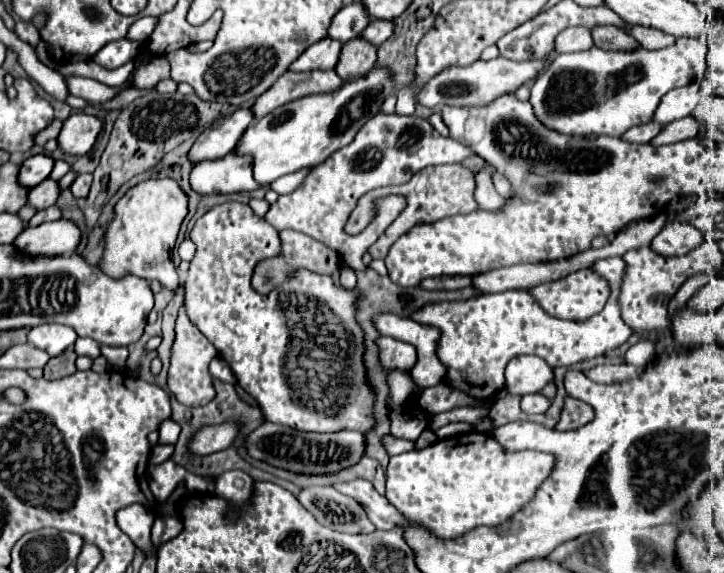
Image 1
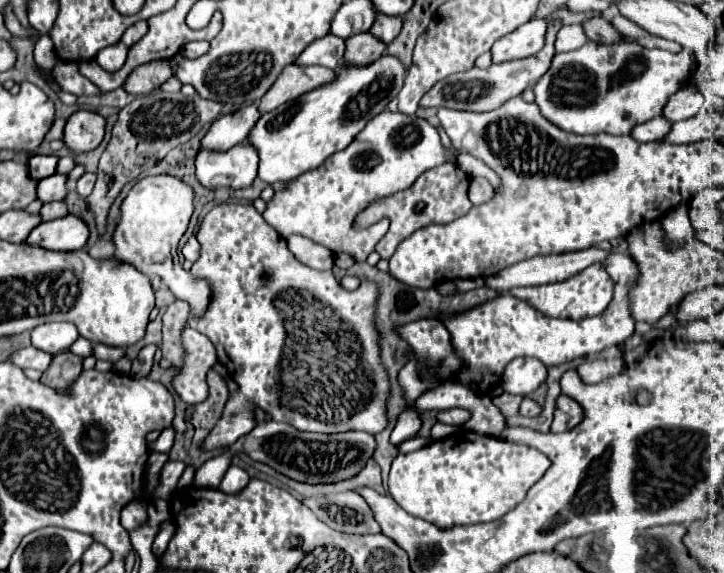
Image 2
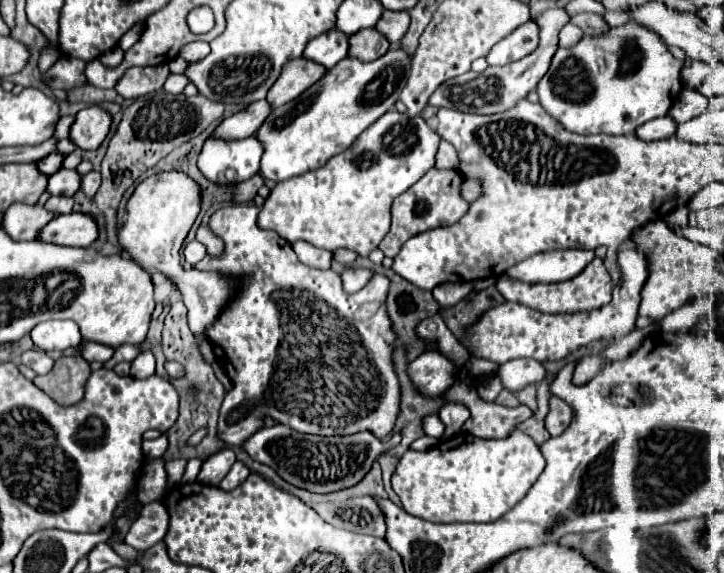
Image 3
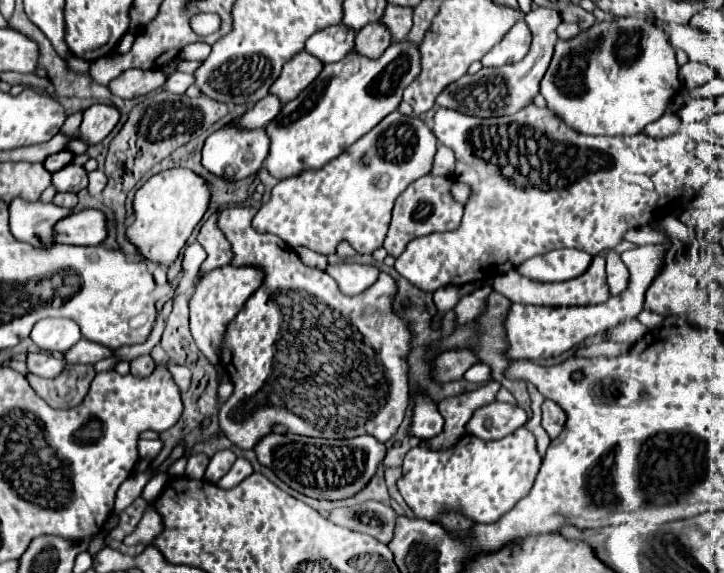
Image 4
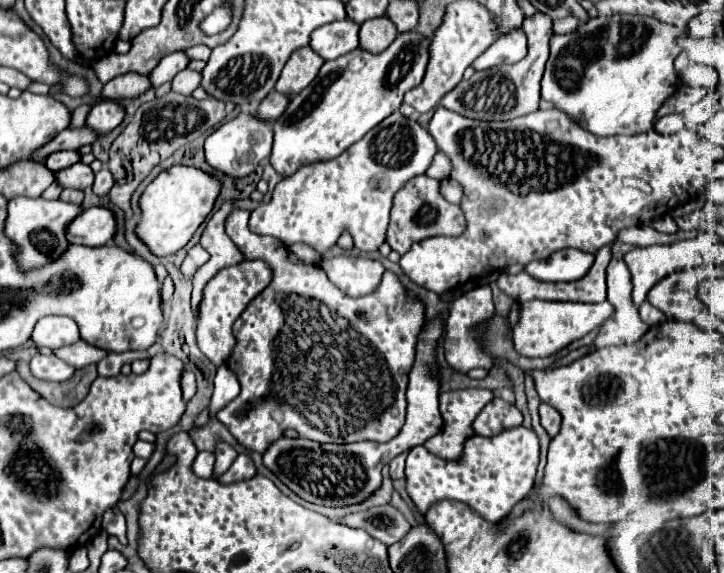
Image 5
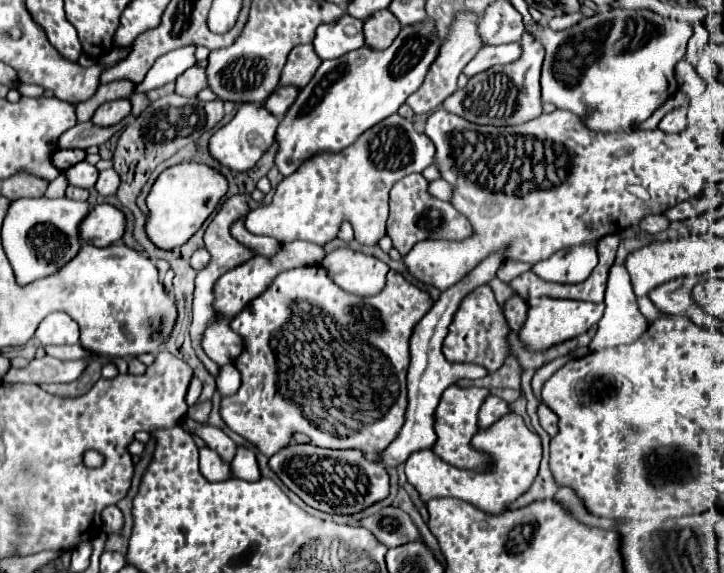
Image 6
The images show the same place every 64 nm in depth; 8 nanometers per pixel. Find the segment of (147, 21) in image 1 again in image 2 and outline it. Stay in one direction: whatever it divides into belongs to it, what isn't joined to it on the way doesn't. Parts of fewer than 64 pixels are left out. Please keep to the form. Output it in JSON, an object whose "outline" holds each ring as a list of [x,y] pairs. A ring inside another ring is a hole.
{"outline":[[[136,22],[136,24],[132,24],[126,32],[124,32],[124,36],[122,36],[122,44],[126,44],[128,48],[132,46],[132,44],[136,44],[144,34],[148,32],[148,22]]]}

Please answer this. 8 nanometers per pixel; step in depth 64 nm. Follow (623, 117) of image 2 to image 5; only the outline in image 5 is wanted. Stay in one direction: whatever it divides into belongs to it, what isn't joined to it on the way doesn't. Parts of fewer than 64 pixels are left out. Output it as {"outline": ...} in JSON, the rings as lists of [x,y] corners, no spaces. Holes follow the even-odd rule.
{"outline":[[[640,14],[598,16],[580,24],[576,32],[552,34],[550,58],[542,76],[542,98],[582,124],[582,128],[598,136],[646,132],[654,126],[656,110],[678,90],[674,60],[682,52],[678,44],[678,38],[682,36],[686,36],[684,28],[676,28],[652,16]]]}

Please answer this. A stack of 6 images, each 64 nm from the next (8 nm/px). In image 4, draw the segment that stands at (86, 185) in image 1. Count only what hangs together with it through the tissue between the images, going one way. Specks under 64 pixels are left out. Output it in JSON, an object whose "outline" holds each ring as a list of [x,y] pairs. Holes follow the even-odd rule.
{"outline":[[[100,168],[100,170],[96,170],[96,172],[90,172],[88,178],[90,178],[88,192],[90,192],[92,196],[100,196],[102,190],[106,188],[106,174],[104,174],[104,170]]]}

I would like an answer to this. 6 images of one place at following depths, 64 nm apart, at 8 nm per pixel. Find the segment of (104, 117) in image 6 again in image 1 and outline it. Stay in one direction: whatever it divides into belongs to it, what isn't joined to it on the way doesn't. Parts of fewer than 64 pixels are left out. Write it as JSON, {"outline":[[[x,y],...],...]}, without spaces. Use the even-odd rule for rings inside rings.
{"outline":[[[84,112],[72,114],[68,120],[64,120],[58,144],[70,156],[84,156],[96,144],[102,126],[104,124],[98,116],[90,116]]]}

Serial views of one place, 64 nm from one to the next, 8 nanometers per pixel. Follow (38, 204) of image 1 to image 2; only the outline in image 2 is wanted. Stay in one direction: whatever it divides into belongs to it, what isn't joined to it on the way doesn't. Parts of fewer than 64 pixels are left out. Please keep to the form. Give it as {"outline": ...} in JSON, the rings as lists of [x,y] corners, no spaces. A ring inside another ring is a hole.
{"outline":[[[52,174],[44,180],[40,180],[38,186],[38,198],[42,202],[50,202],[50,200],[64,200],[68,194],[68,174]]]}

